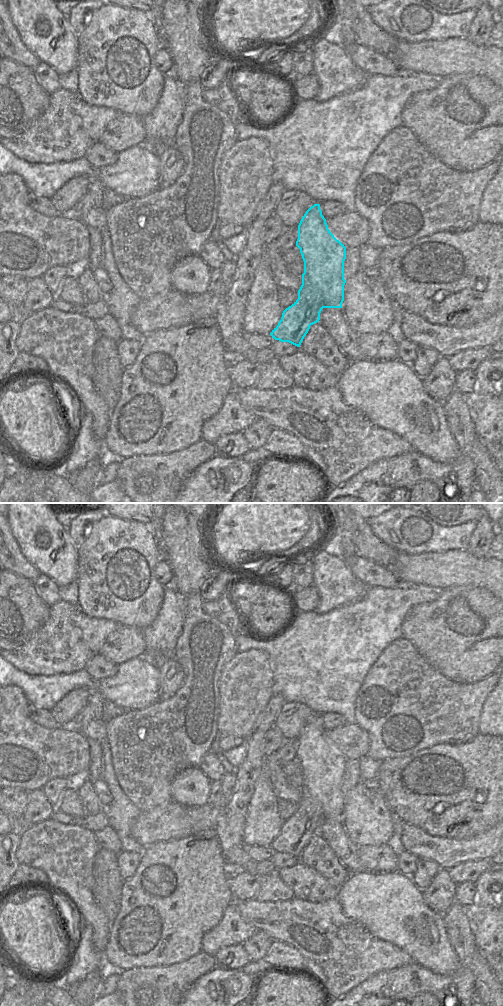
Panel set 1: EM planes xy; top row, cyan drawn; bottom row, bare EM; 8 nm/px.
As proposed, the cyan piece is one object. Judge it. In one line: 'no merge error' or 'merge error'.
merge error

